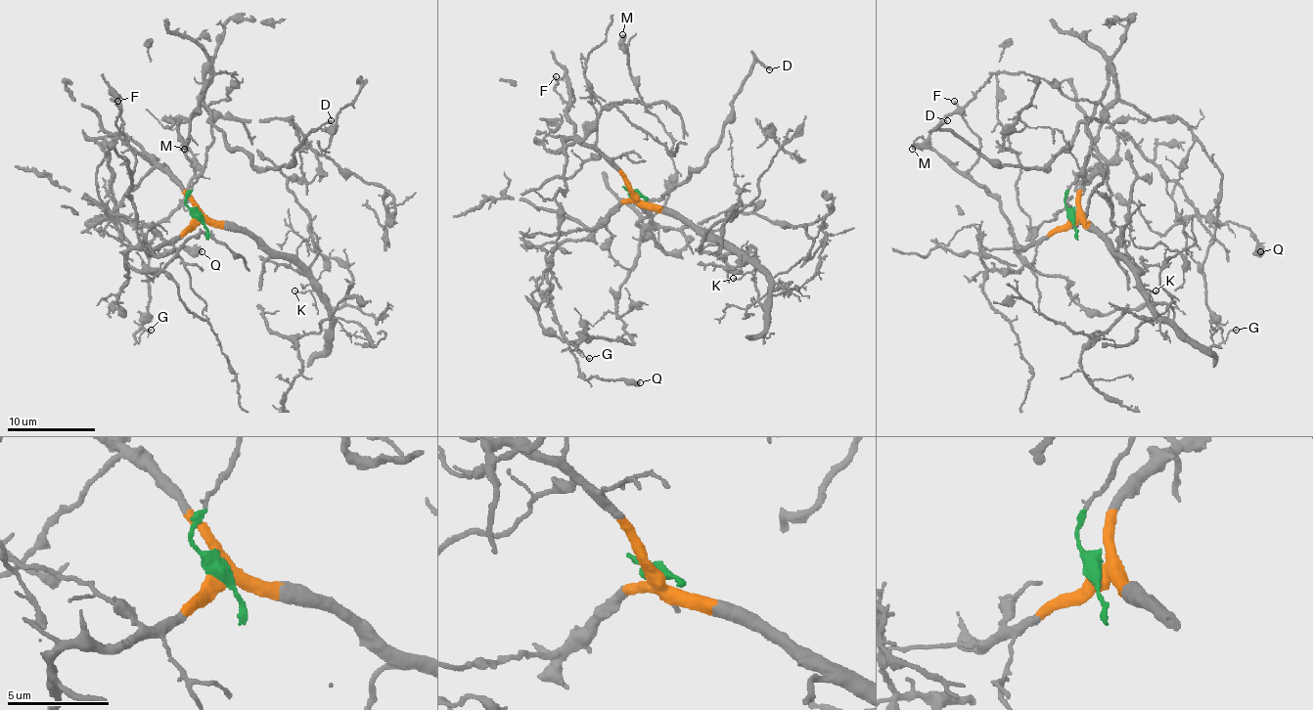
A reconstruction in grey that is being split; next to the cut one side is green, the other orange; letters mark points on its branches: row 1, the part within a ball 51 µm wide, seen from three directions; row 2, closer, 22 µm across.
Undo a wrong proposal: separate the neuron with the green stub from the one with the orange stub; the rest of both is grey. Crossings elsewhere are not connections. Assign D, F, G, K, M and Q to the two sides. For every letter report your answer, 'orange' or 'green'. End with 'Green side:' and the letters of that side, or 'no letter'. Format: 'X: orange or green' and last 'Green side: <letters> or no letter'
D: green
F: orange
G: green
K: orange
M: green
Q: green
Green side: D, G, M, Q

